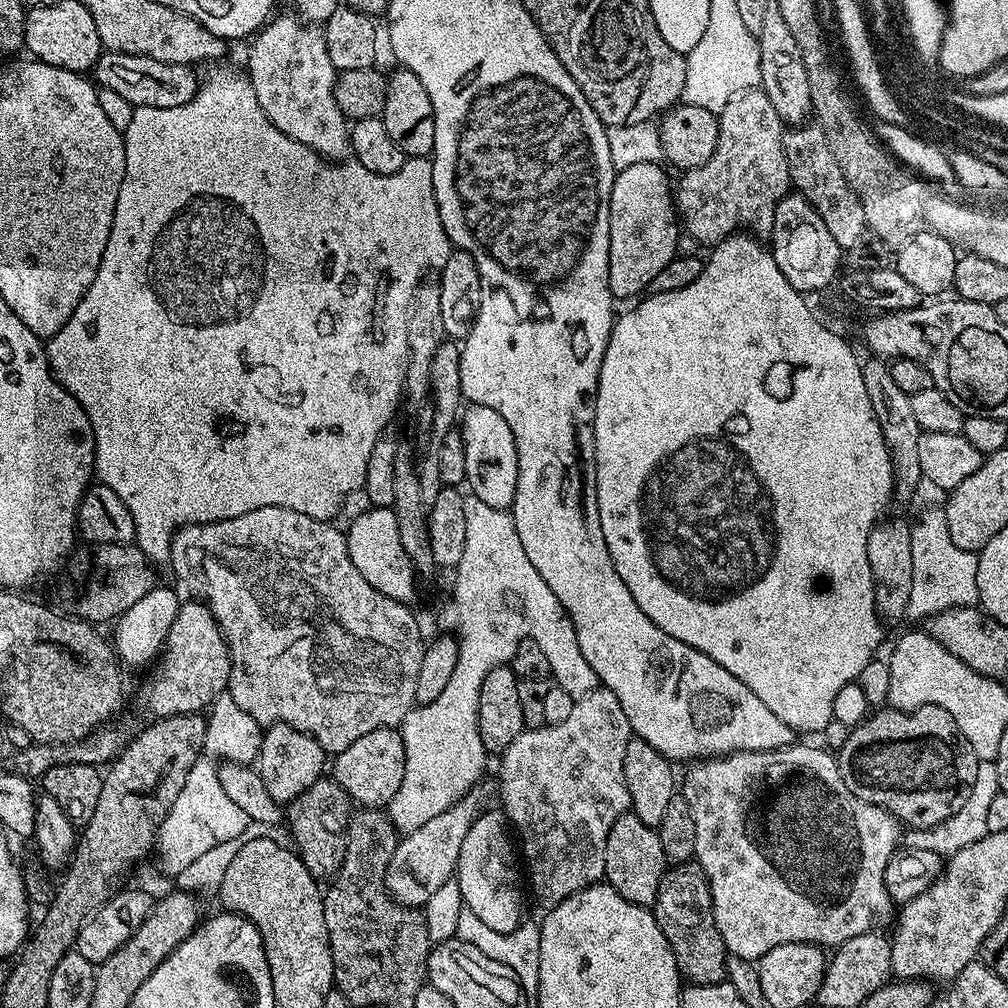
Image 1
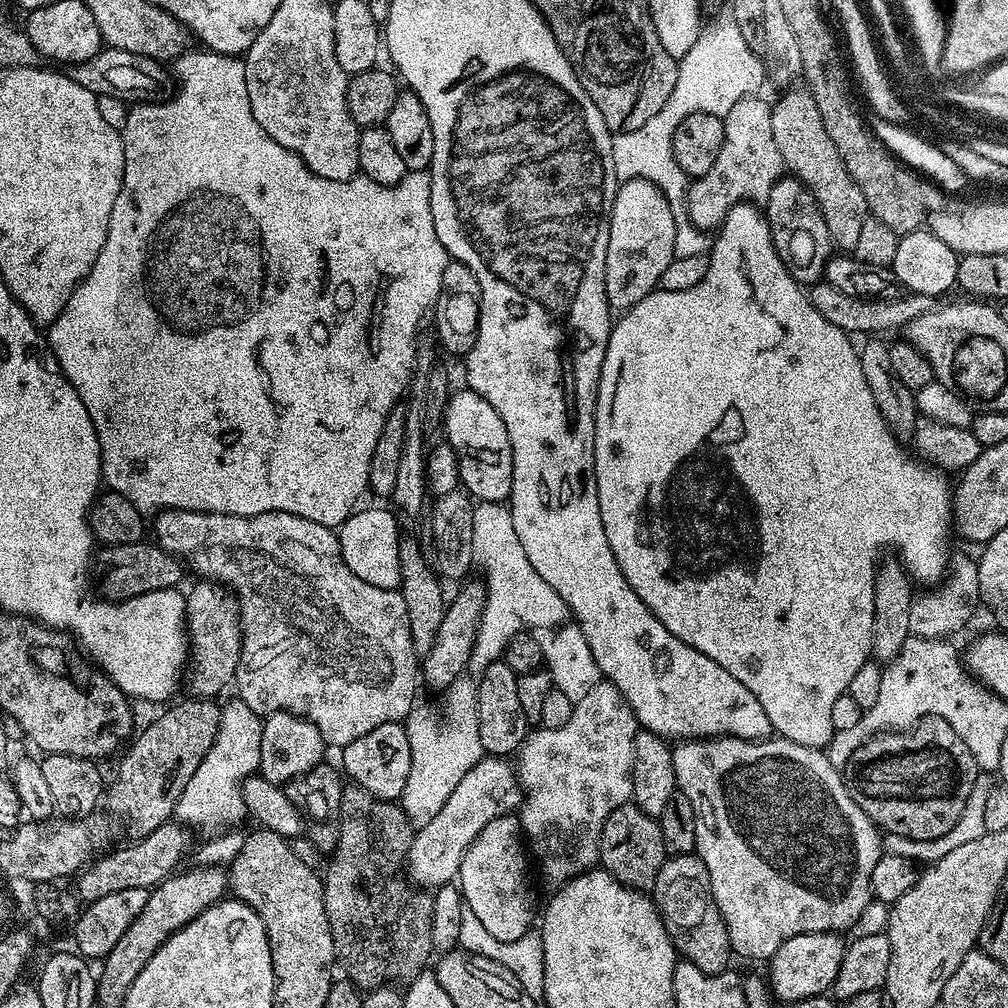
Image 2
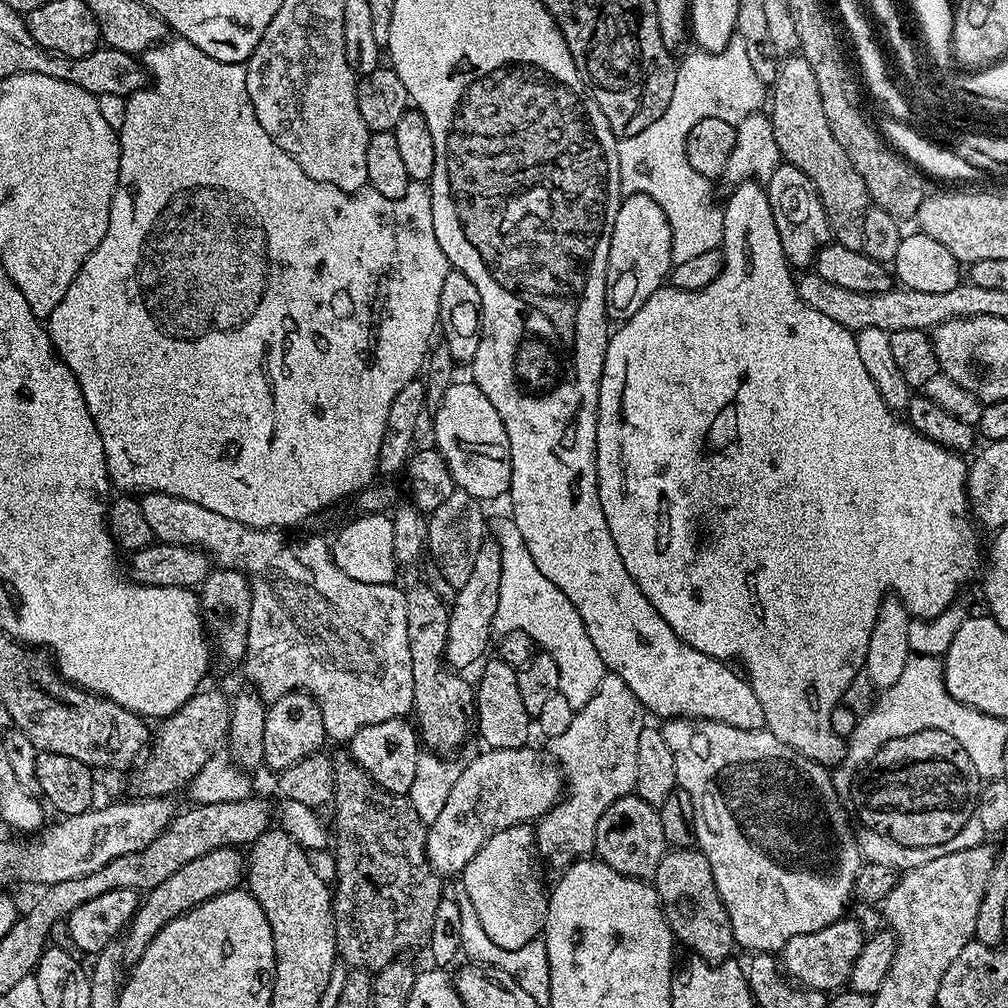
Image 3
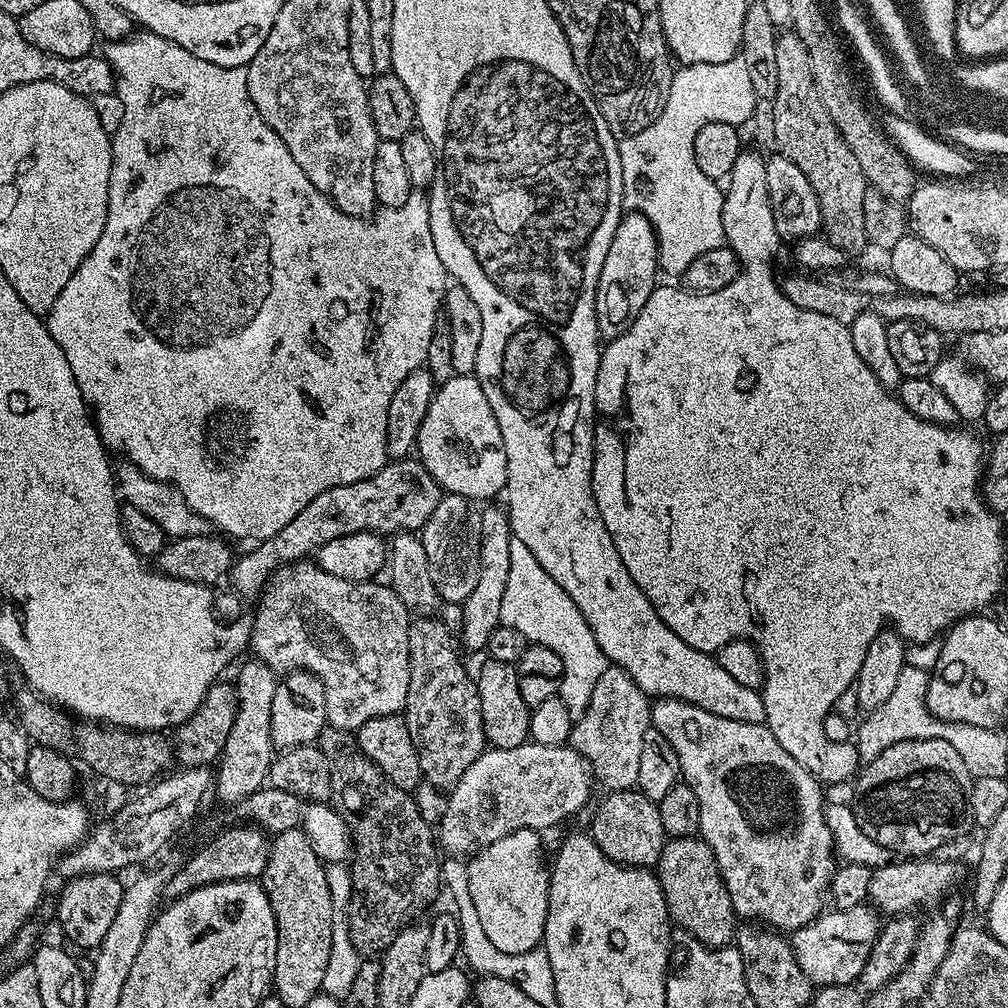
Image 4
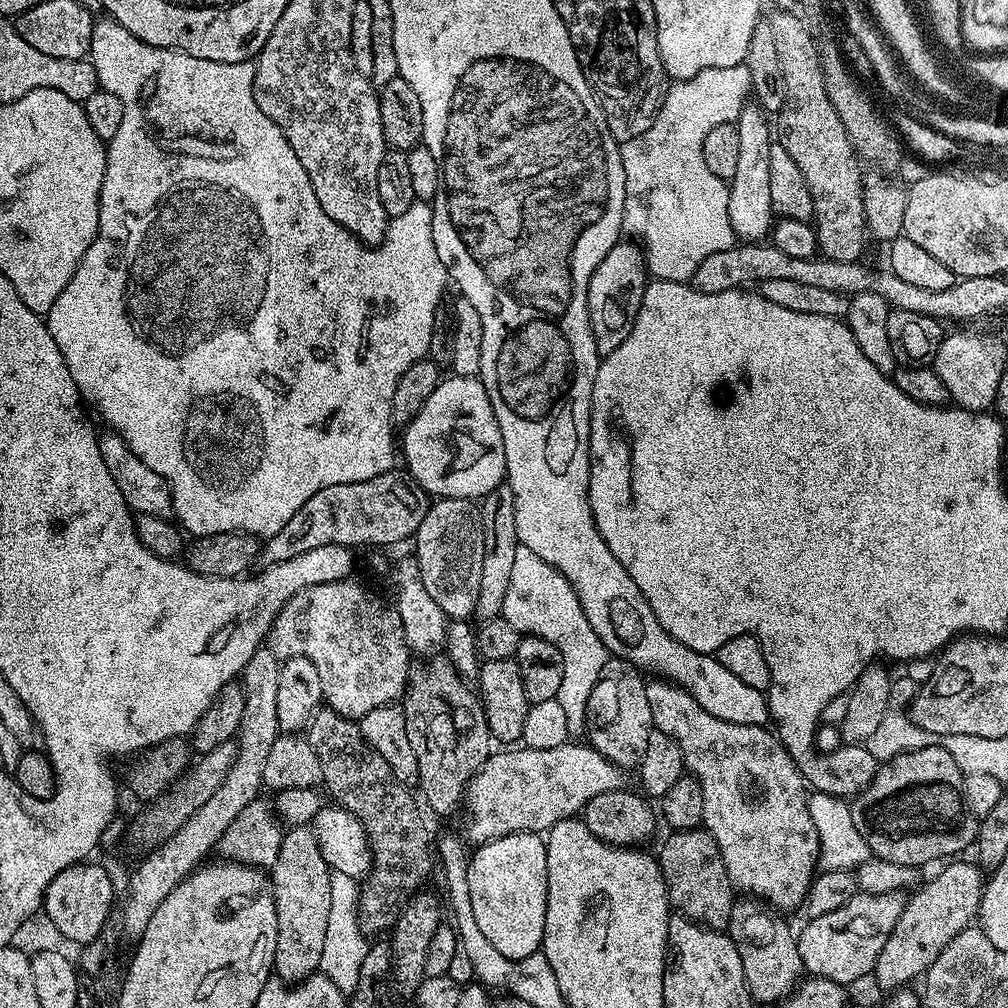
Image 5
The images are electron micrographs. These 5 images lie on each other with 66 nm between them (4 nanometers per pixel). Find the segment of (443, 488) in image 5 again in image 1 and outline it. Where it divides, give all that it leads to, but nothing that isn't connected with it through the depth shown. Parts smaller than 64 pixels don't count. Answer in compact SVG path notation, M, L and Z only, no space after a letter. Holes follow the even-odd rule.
M473 404L465 409L464 425L459 425L458 431L464 439L466 450L467 487L472 487L469 488L471 495L482 498L486 506L511 509L516 493L514 434L510 434L510 426L506 426L506 418L502 418L498 410L490 410L490 406L481 404Z

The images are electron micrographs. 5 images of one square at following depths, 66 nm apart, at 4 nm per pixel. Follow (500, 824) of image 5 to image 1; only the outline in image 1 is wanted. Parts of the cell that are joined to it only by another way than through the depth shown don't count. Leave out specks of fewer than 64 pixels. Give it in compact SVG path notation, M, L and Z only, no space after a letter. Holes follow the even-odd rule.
M480 786L471 788L450 810L438 814L438 818L430 818L430 822L418 826L418 830L399 837L386 870L388 892L397 902L408 908L420 908L430 894L442 887L442 882L453 879L466 832L488 804L488 796L482 789Z

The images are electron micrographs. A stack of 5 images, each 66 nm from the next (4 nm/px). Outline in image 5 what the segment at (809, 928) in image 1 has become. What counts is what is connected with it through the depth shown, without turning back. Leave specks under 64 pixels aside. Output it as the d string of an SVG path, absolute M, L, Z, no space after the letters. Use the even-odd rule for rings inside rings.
M652 678L646 683L646 702L650 702L650 718L652 727L655 731L666 734L678 742L678 746L684 755L685 769L691 775L698 778L702 786L702 814L704 815L703 827L718 842L718 850L722 850L722 862L726 862L726 874L730 878L733 889L737 893L747 894L749 897L764 901L765 905L779 910L781 913L788 914L791 908L799 909L808 896L808 888L818 872L820 862L819 836L814 826L814 820L810 816L808 809L809 789L806 787L804 776L800 772L800 764L788 753L788 749L780 743L775 735L772 736L764 726L742 726L734 722L726 722L722 718L714 718L714 714L709 714L707 710L702 710L698 702L686 691L673 684L672 681L663 678Z

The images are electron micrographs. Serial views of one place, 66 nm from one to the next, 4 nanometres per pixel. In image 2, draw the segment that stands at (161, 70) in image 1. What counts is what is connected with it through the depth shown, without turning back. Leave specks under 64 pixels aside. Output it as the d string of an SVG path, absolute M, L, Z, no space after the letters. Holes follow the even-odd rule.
M105 47L85 62L71 65L66 74L96 96L116 97L125 102L160 103L161 100L171 99L176 89L171 71L165 68L167 67L159 60Z

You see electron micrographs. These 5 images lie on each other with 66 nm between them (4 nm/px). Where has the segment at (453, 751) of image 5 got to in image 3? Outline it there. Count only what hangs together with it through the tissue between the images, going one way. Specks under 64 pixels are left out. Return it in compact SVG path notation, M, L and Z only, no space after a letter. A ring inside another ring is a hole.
M428 582L421 583L404 588L406 638L410 638L410 670L414 670L414 724L425 749L437 754L452 754L467 738L468 728L470 732L474 688L460 677L463 675L453 674L444 663L446 630L450 626L449 605L444 604Z

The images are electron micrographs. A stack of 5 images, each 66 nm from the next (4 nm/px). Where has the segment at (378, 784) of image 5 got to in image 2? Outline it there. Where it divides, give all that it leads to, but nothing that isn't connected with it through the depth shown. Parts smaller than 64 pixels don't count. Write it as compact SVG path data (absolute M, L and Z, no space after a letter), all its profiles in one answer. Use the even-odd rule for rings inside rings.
M349 783L345 787L344 793L342 794L342 802L340 803L340 841L336 843L335 852L331 853L330 860L332 860L332 865L329 866L328 873L323 873L322 879L324 882L326 918L330 922L330 930L336 943L336 959L339 967L344 967L343 975L361 990L383 988L389 982L400 982L396 980L412 980L427 966L428 959L430 959L429 964L433 959L434 949L432 939L430 938L430 922L434 914L433 893L413 884L404 873L406 857L412 845L413 835L414 825L405 814L404 809L400 807L399 803L374 798L374 794L370 794L365 788L360 788L353 783Z

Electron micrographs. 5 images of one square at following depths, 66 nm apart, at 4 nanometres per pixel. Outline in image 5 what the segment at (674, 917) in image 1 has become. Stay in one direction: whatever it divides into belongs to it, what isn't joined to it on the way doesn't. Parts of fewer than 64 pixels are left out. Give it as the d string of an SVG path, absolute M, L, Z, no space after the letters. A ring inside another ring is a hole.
M703 827L685 832L673 831L671 835L658 851L669 905L679 915L689 916L695 924L717 930L727 929L728 920L732 917L734 889L726 874L726 862L722 862L718 842L714 842L714 838Z

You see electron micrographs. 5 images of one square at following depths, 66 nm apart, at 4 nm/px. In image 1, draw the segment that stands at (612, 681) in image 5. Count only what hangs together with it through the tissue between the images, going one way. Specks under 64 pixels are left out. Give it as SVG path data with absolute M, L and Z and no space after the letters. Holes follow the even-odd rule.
M603 686L597 688L588 696L581 696L576 701L574 711L566 717L566 722L550 724L543 728L530 728L518 734L510 746L499 757L500 760L500 800L508 823L514 829L518 837L519 847L522 849L522 860L526 865L526 876L532 879L532 888L545 900L545 905L560 904L570 894L578 890L588 888L591 884L598 884L604 880L604 855L606 854L606 838L610 835L610 828L618 818L627 813L632 807L630 802L630 790L626 790L626 778L624 777L624 763L626 762L626 742L633 738L632 727L628 721L626 710L618 703L618 698L611 690Z

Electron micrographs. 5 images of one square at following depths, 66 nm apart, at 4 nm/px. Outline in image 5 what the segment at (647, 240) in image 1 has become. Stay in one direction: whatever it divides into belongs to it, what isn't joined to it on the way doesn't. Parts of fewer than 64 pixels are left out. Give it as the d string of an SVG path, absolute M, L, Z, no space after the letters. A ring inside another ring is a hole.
M621 239L620 243L610 250L610 254L606 254L602 262L598 262L598 270L594 270L588 287L588 309L594 342L601 357L618 350L618 346L626 342L640 309L645 283L644 250L639 243L631 239Z

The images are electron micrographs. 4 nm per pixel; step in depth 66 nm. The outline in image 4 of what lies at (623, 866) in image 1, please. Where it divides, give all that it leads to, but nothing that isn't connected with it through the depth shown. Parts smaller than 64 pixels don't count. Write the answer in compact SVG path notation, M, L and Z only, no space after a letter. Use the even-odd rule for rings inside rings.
M637 788L608 792L605 797L592 818L590 829L591 838L598 850L602 850L606 858L628 868L655 869L668 838L662 826L659 805L646 798Z

